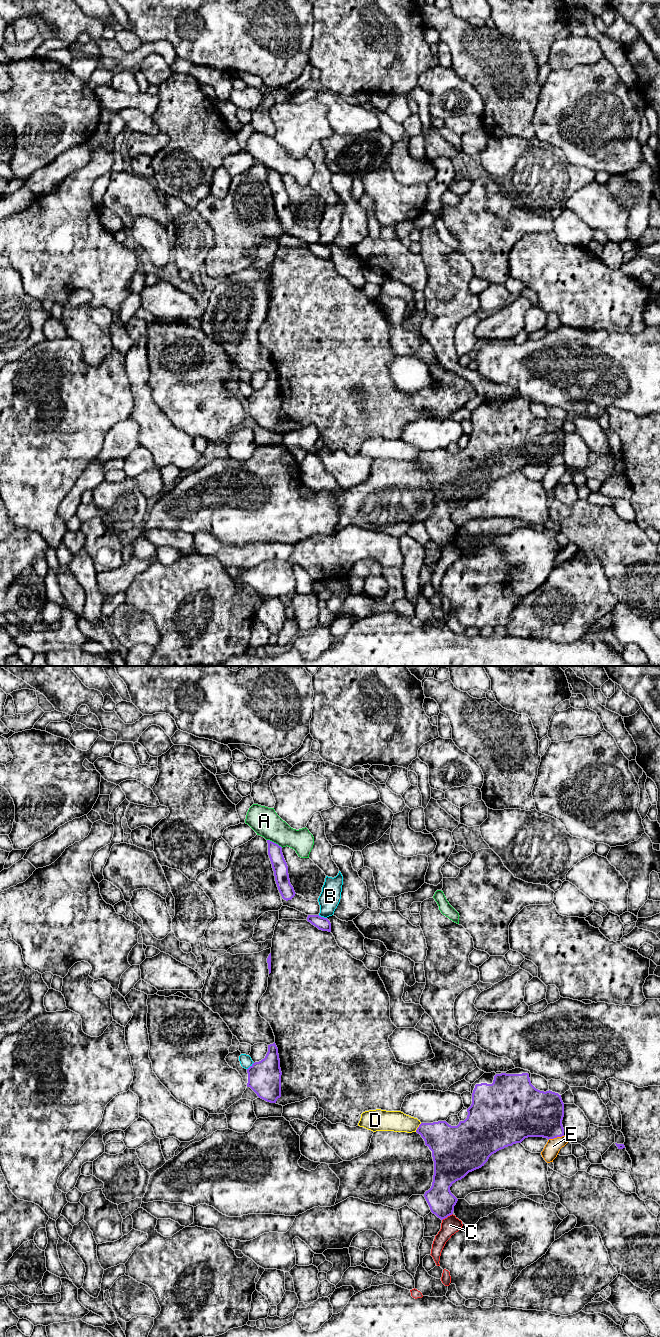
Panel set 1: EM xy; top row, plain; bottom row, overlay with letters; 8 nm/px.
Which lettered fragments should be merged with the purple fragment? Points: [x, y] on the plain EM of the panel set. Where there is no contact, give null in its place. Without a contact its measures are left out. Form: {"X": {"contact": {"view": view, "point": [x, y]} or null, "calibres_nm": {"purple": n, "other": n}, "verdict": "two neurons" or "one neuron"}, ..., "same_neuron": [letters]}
{"A": {"contact": {"view": "xy", "point": [275, 171]}, "calibres_nm": {"purple": 120, "other": 220}, "verdict": "two neurons"}, "B": {"contact": {"view": "xy", "point": [322, 245]}, "calibres_nm": {"purple": 100, "other": 160}, "verdict": "two neurons"}, "C": {"contact": {"view": "xy", "point": [447, 544]}, "calibres_nm": {"purple": 220, "other": 140}, "verdict": "two neurons"}, "D": {"contact": {"view": "xy", "point": [418, 455]}, "calibres_nm": {"purple": 280, "other": 170}, "verdict": "two neurons"}, "E": {"contact": {"view": "xy", "point": [555, 465]}, "calibres_nm": {"purple": 380, "other": 120}, "verdict": "two neurons"}, "same_neuron": []}

